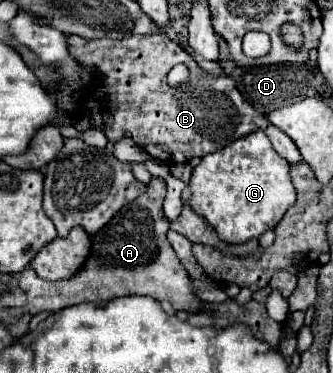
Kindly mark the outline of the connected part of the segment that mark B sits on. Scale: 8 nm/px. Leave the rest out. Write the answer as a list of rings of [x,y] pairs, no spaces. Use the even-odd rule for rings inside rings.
[[[164,32],[141,37],[134,34],[124,40],[86,40],[70,36],[68,44],[78,62],[84,62],[84,66],[94,70],[94,86],[90,84],[82,94],[80,106],[72,116],[72,124],[78,130],[98,128],[112,142],[130,134],[140,148],[158,160],[164,160],[166,156],[170,162],[188,162],[192,156],[202,158],[260,128],[272,140],[274,150],[286,158],[290,166],[302,162],[296,144],[282,130],[268,124],[264,114],[242,98],[232,78],[224,74],[204,74],[194,58]],[[180,62],[190,68],[190,78],[178,88],[170,88],[166,84],[166,74]]]

